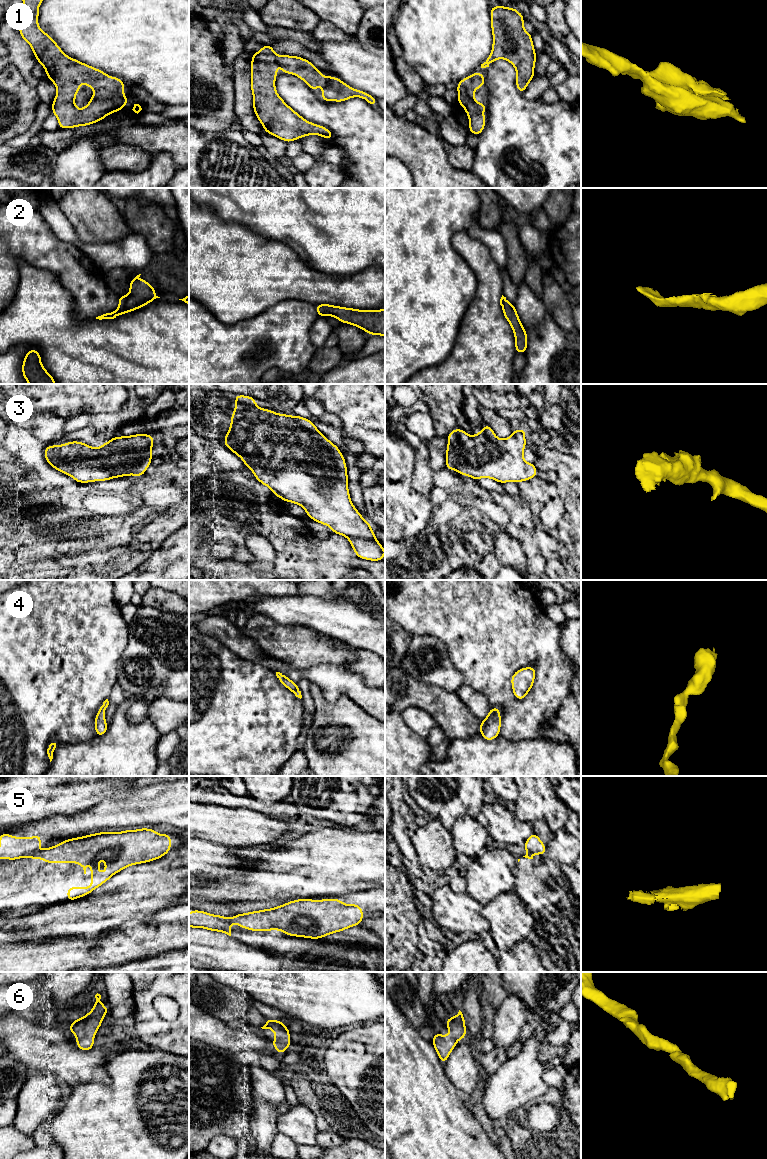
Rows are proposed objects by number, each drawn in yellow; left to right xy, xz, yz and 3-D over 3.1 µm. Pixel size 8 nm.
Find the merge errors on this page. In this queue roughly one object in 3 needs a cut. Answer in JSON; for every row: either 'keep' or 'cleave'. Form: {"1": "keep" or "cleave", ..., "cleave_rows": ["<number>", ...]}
{"1": "keep", "2": "keep", "3": "keep", "4": "keep", "5": "cleave", "6": "keep", "cleave_rows": ["5"]}

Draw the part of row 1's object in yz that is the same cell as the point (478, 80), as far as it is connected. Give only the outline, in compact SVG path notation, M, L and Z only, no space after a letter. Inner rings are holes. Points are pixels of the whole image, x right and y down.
M474 72L472 75L457 83L457 102L464 108L469 118L469 133L480 135L486 125L483 112L487 109L486 103L475 100L474 91L485 85L484 73Z

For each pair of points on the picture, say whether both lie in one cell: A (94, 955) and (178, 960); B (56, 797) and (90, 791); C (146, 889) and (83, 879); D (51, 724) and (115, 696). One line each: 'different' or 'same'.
A: different
B: same
C: different
D: different

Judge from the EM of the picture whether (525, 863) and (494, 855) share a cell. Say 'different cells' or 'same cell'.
different cells

